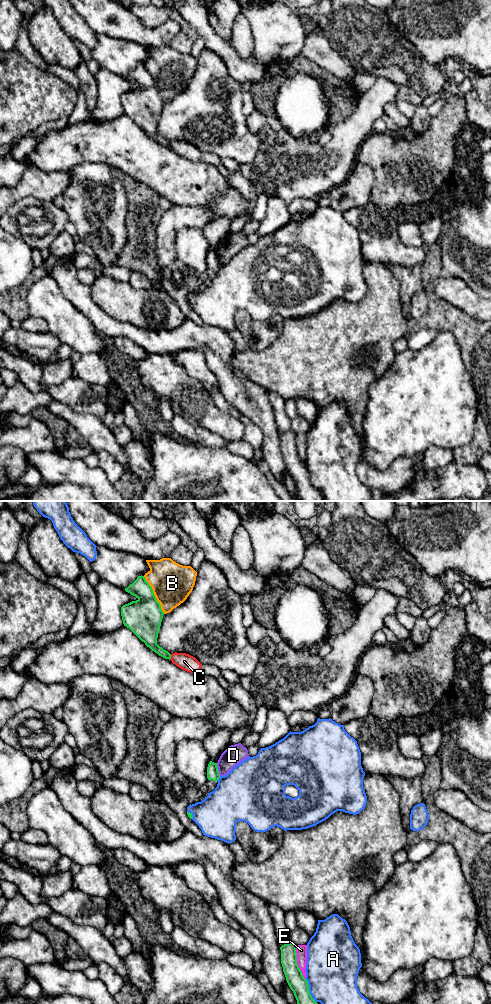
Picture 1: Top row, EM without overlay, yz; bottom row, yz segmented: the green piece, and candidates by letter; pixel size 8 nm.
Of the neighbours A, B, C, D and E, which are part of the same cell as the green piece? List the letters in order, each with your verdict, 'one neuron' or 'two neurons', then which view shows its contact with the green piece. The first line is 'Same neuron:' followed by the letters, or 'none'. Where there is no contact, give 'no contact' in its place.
Same neuron: none
A: two neurons; contact in yz
B: two neurons; contact in yz
C: two neurons; contact in yz
D: two neurons; contact in yz
E: two neurons; contact in yz

